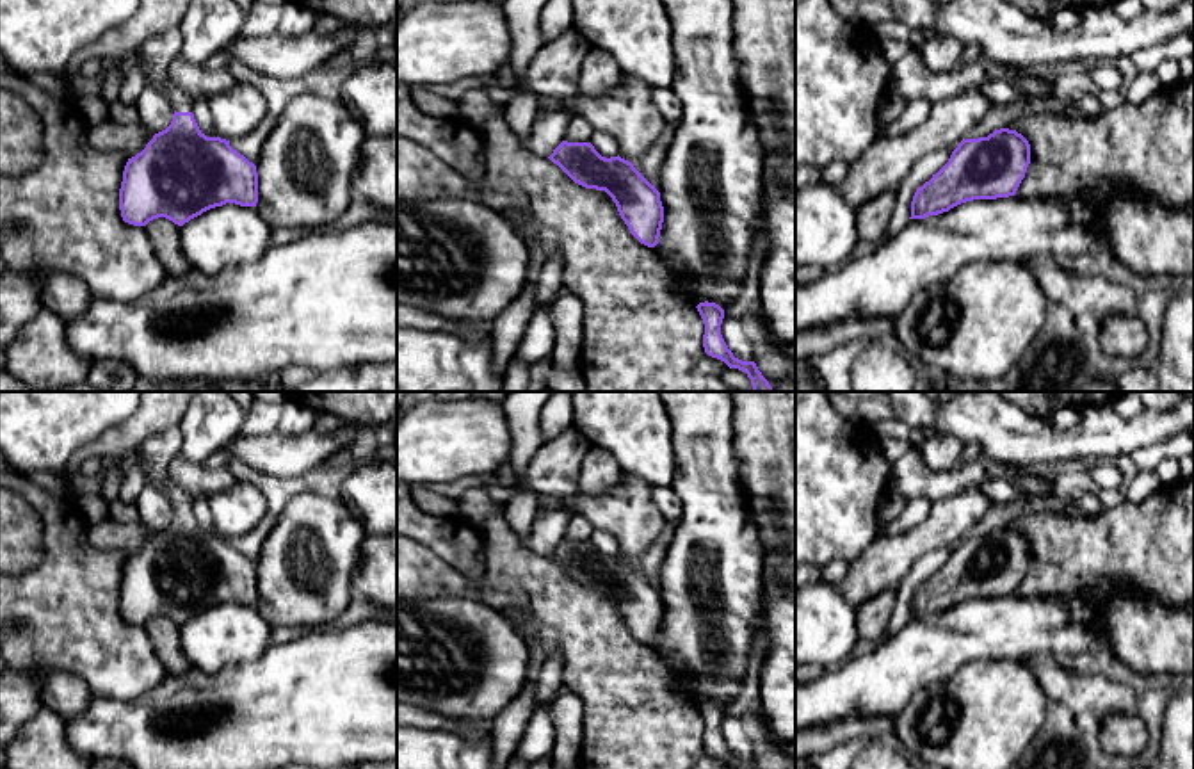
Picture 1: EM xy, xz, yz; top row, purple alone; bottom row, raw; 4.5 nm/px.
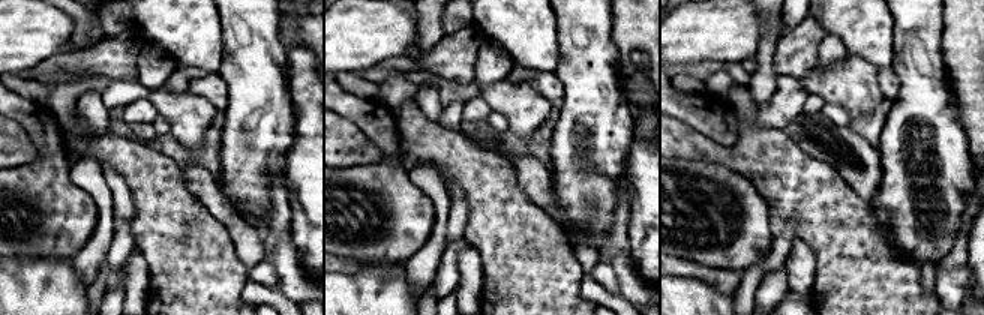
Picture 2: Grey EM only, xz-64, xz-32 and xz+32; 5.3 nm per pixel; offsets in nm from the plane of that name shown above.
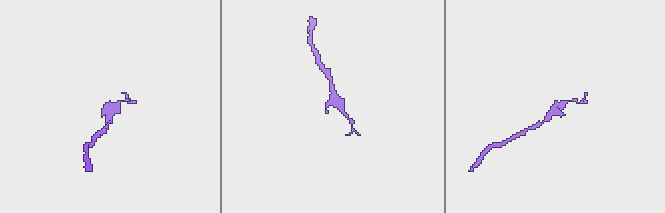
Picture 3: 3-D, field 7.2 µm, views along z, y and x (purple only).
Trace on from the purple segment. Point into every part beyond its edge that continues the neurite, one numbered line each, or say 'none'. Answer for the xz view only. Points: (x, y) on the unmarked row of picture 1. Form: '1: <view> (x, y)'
none

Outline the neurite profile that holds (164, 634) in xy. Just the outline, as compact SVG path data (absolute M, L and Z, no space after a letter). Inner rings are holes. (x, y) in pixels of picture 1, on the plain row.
M158 616L142 625L157 657L169 675L183 675L190 662L180 646L180 625L165 616Z

